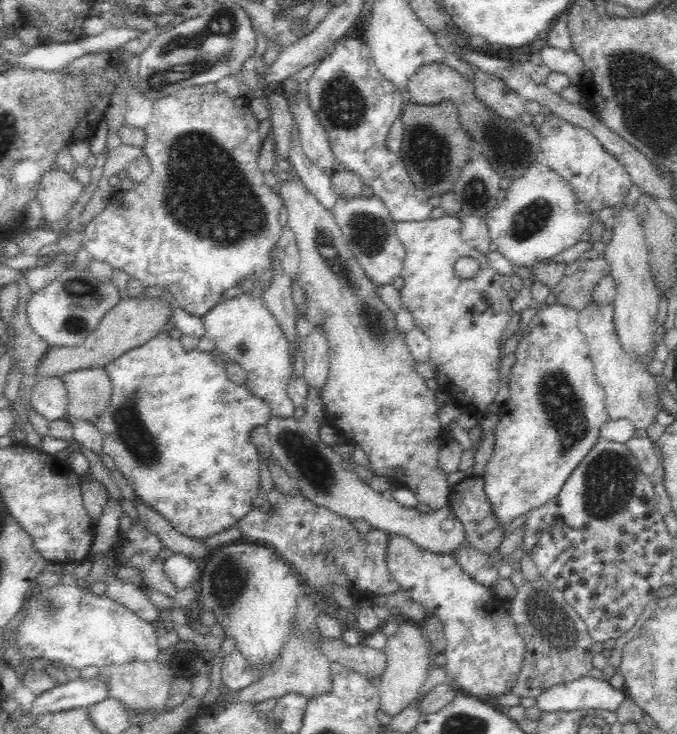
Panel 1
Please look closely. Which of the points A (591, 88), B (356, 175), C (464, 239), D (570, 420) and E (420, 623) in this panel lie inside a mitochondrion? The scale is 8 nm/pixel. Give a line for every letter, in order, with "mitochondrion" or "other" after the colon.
A: mitochondrion
B: other
C: other
D: mitochondrion
E: other

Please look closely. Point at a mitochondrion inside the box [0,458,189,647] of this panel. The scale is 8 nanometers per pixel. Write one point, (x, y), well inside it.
(50, 607)

